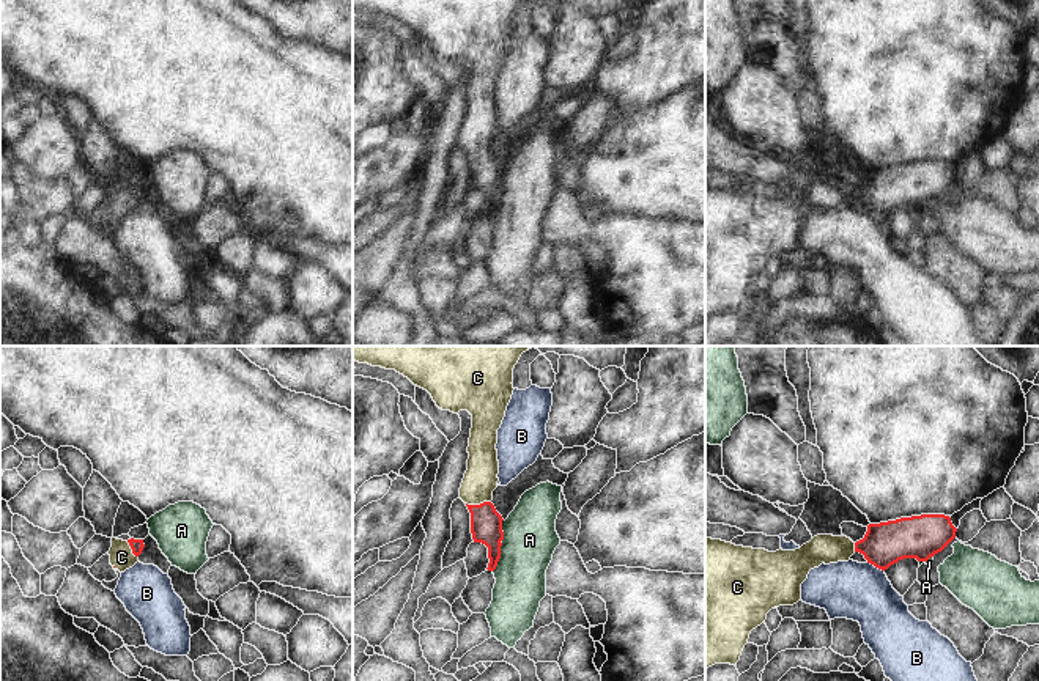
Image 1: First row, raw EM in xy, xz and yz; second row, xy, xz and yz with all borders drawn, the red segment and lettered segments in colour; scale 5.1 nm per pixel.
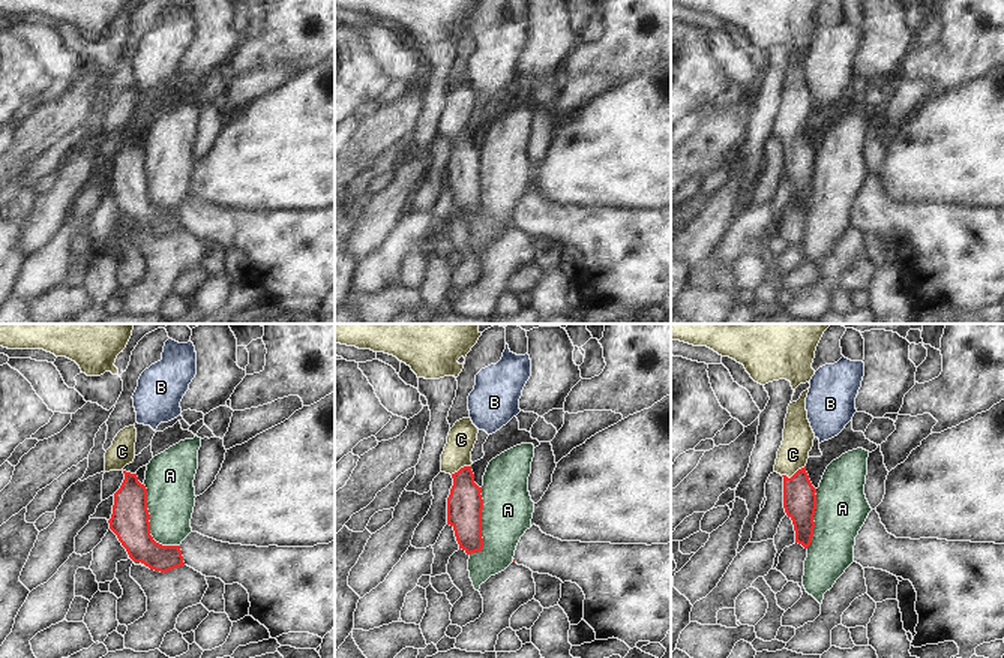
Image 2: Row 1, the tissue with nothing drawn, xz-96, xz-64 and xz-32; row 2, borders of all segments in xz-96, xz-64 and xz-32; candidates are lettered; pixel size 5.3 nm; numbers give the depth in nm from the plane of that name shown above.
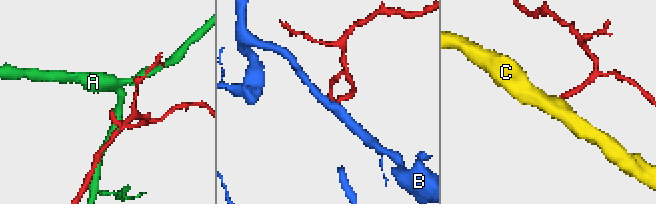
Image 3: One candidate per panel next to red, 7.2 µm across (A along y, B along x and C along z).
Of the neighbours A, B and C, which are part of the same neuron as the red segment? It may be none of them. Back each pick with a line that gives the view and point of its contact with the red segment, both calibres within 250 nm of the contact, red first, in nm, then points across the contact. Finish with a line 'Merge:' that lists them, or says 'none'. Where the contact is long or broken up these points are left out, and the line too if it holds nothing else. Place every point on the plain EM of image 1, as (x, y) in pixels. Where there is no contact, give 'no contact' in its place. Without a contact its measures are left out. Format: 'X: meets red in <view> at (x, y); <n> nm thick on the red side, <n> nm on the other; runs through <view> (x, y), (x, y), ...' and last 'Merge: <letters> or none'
C: meets red in xz at (477, 153); 160 nm thick on the red side, 170 nm on the other; runs through xz (485, 170), (484, 161), (477, 153), (477, 132), (480, 126)
Merge: C

